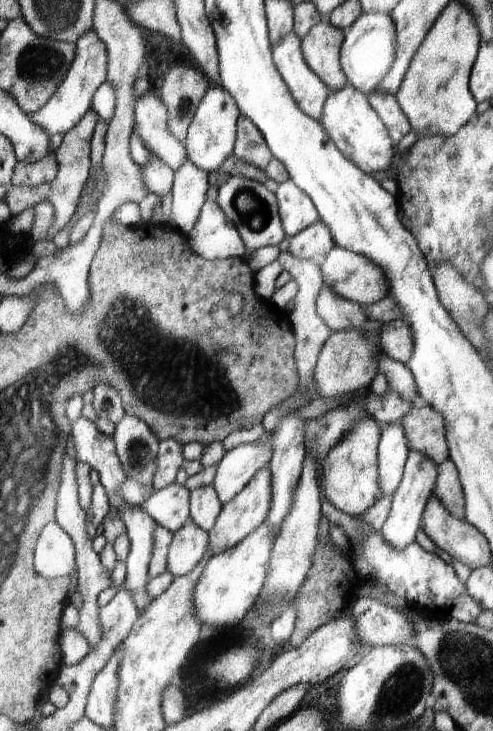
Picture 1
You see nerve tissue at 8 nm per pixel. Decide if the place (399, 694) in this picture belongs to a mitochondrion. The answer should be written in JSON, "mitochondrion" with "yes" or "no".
{"mitochondrion":"yes"}

